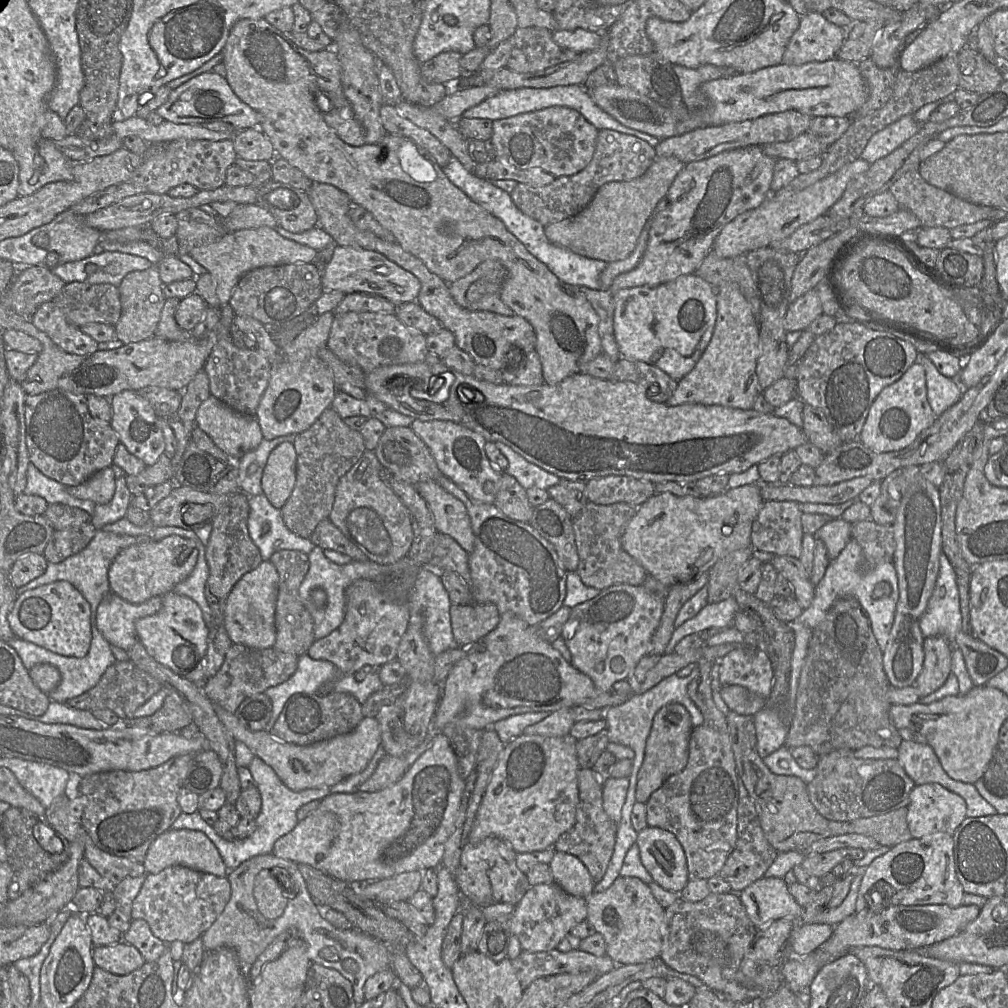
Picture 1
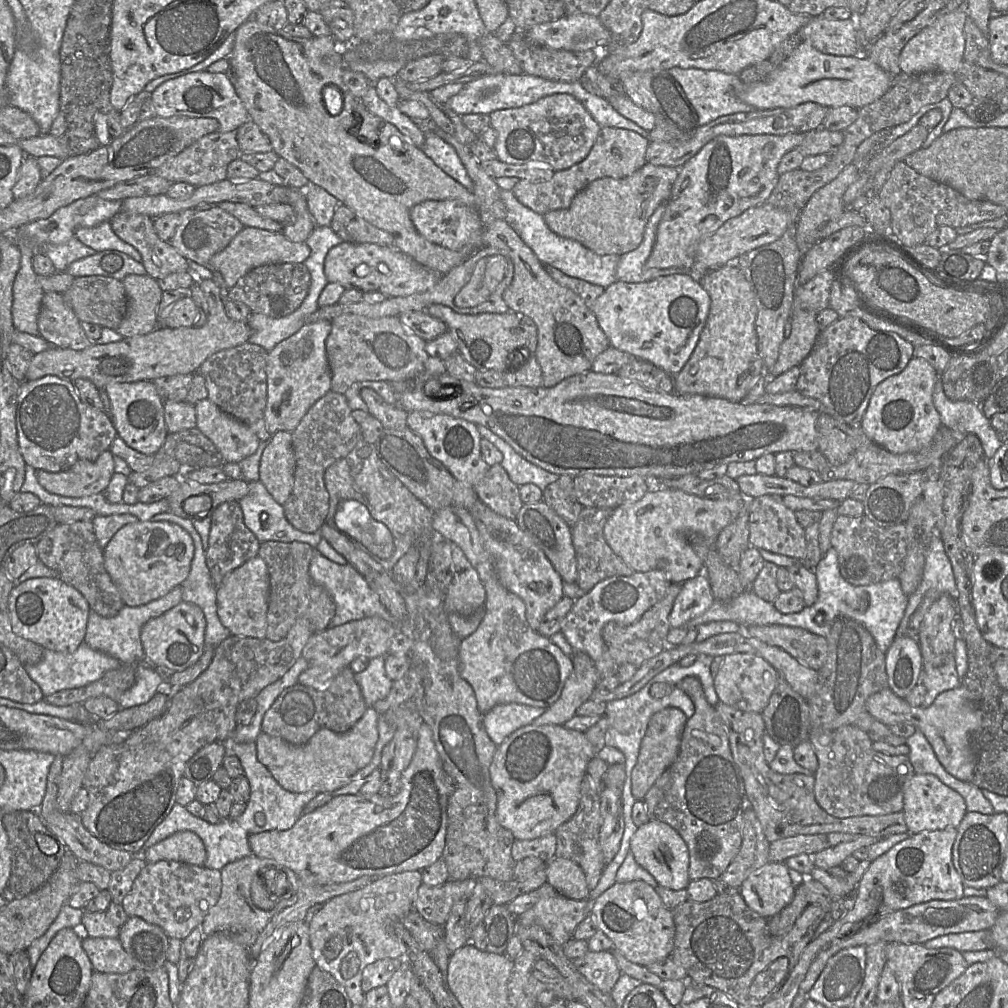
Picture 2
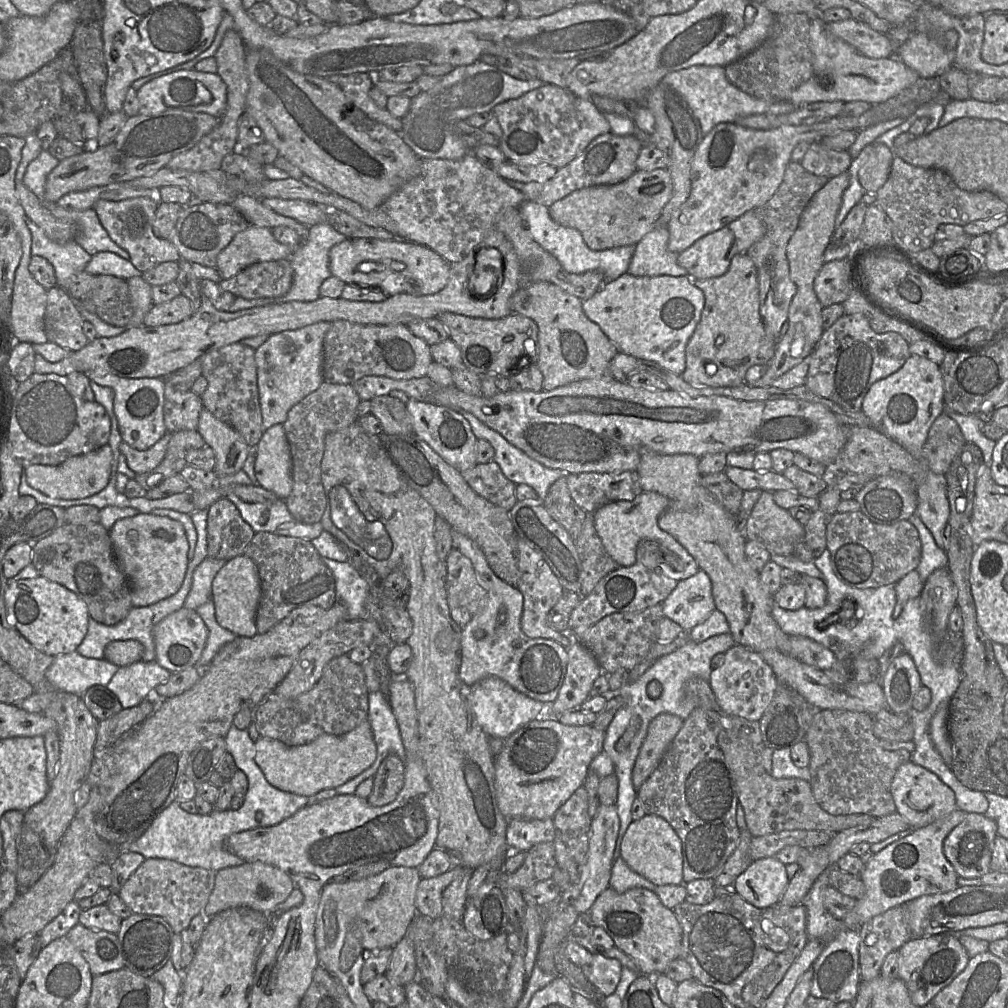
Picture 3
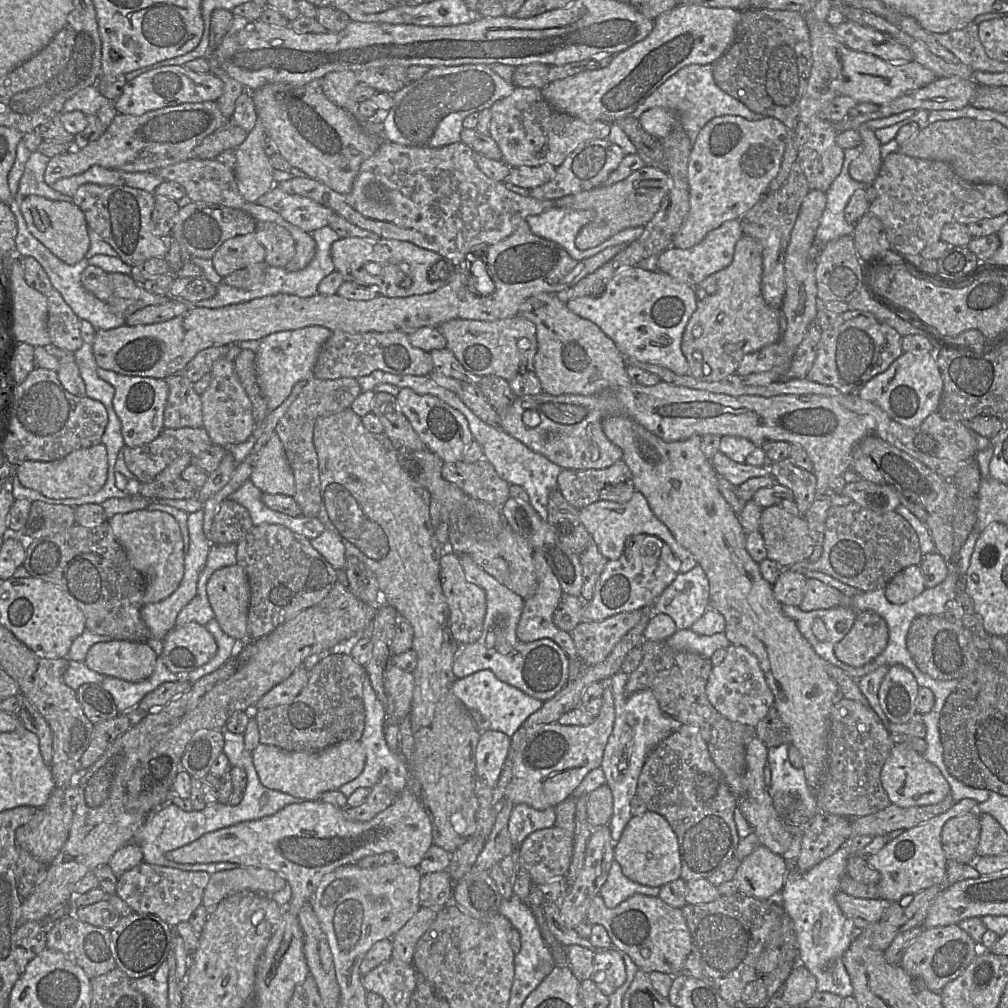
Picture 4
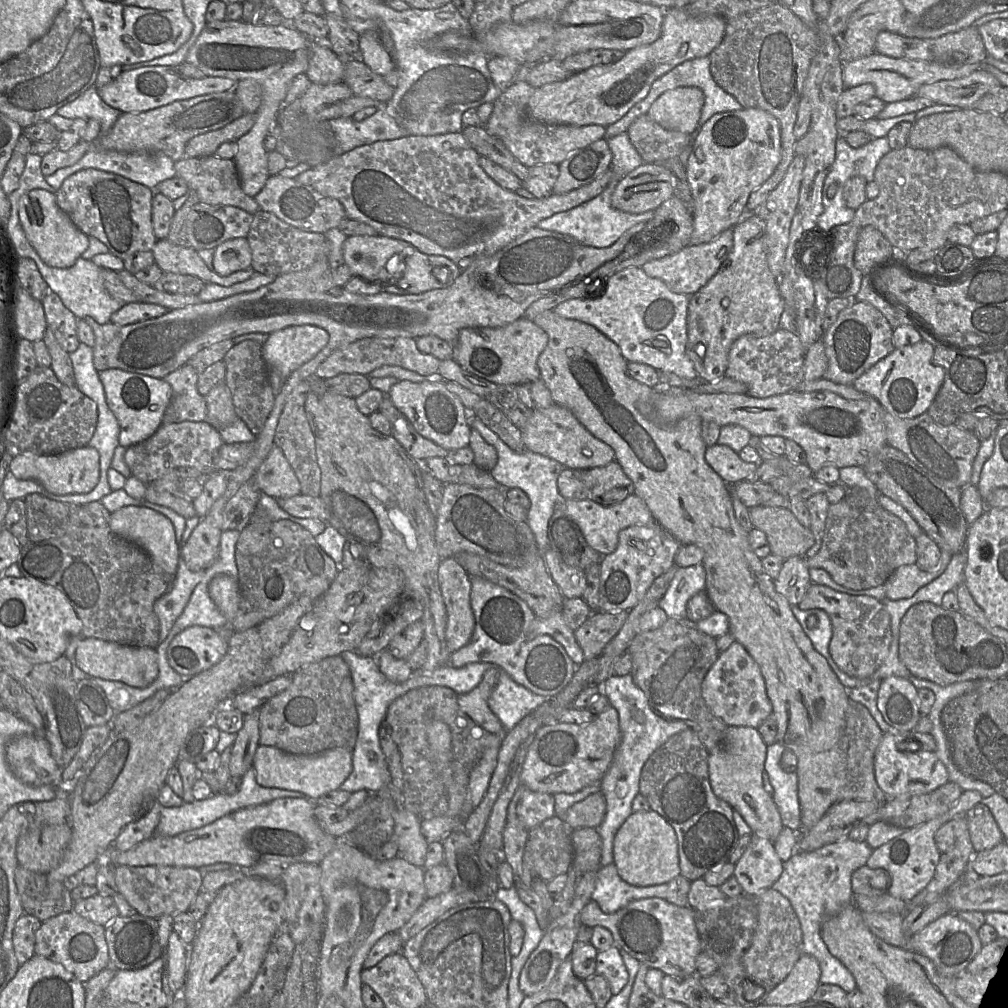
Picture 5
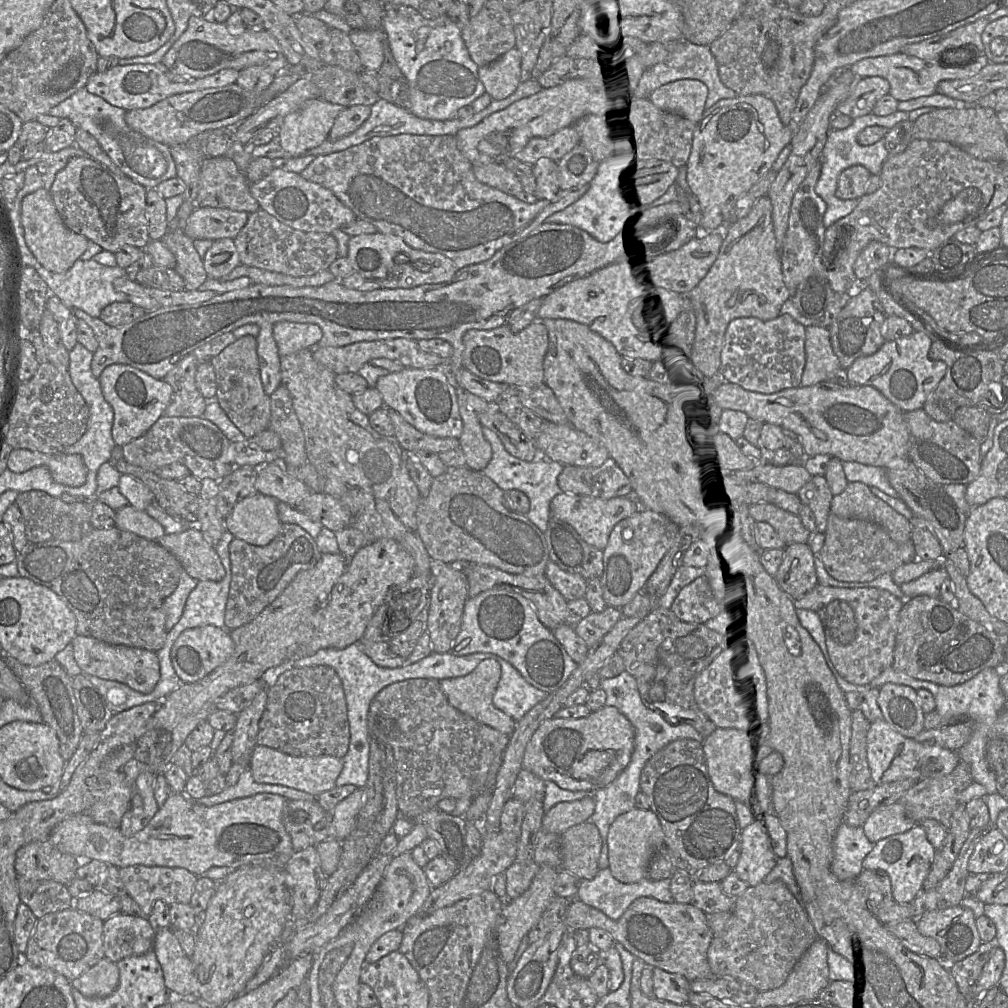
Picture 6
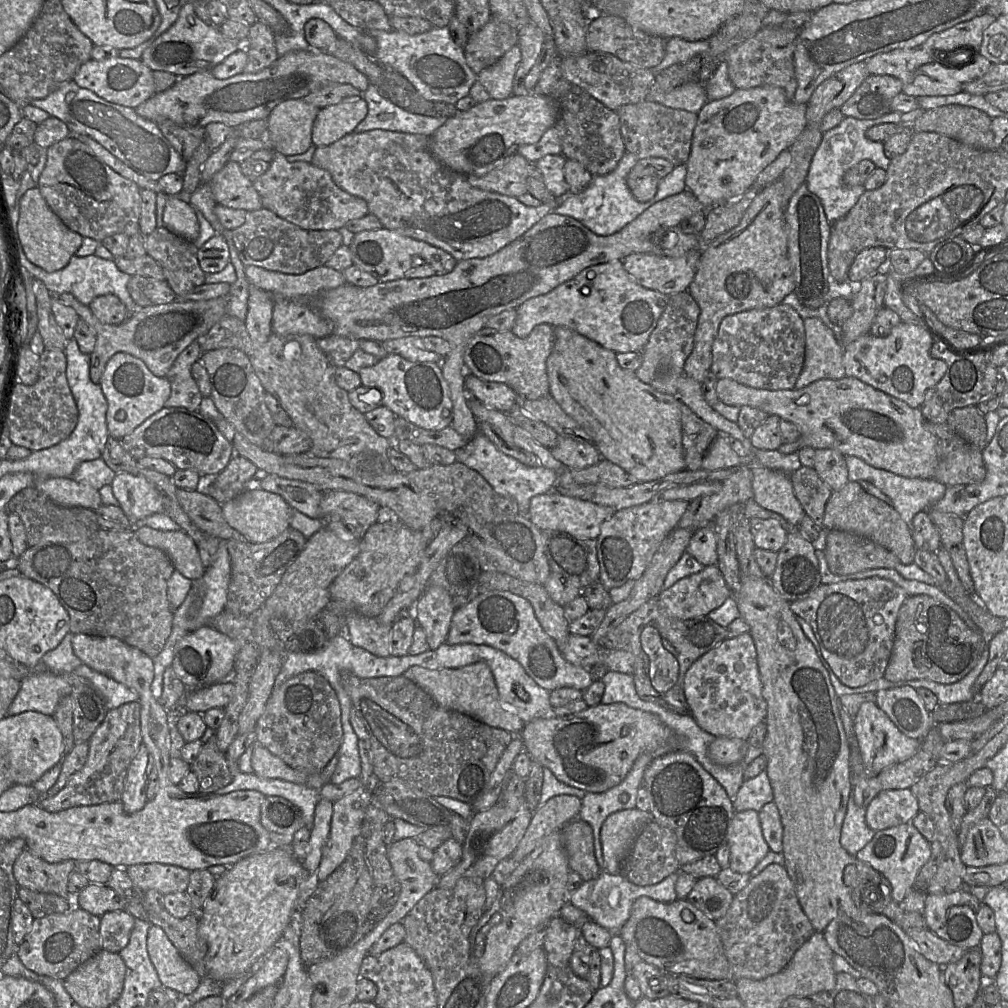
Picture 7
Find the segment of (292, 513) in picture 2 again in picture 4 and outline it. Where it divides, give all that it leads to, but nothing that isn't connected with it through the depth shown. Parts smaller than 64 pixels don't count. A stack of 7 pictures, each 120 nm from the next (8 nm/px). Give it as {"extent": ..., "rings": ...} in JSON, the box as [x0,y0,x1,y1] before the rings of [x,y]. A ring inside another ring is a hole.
{"extent":[275,377,361,517],"rings":[[[311,377],[276,426],[275,432],[283,444],[294,475],[295,494],[293,498],[299,505],[302,516],[317,517],[321,507],[318,457],[313,444],[314,424],[319,417],[327,417],[351,408],[351,404],[361,392],[355,378],[324,380]]]}

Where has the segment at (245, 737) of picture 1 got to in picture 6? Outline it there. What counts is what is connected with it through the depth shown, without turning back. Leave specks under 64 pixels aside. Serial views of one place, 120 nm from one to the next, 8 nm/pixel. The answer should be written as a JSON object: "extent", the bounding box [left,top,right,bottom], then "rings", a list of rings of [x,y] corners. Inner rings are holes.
{"extent":[249,745,342,796],"rings":[[[256,745],[249,762],[254,780],[258,783],[276,784],[308,792],[314,796],[328,791],[336,786],[342,768],[342,758],[334,756],[293,756],[276,749]]]}

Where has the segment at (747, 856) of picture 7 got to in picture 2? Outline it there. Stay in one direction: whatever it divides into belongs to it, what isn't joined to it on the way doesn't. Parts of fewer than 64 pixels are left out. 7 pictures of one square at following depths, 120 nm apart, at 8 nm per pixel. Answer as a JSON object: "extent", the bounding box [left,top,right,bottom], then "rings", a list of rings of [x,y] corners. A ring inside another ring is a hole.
{"extent":[738,861,795,919],"rings":[[[770,861],[752,872],[738,891],[749,908],[769,919],[791,903],[795,887],[788,867]]]}

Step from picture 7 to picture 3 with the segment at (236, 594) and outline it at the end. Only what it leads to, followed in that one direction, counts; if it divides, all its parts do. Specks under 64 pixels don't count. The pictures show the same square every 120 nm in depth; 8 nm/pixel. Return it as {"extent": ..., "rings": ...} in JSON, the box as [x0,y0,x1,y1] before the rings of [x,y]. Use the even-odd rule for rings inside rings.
{"extent":[244,532,338,634],"rings":[[[257,532],[244,555],[256,564],[260,577],[261,596],[256,613],[257,634],[267,633],[297,608],[316,606],[329,609],[338,601],[334,576],[308,540]]]}

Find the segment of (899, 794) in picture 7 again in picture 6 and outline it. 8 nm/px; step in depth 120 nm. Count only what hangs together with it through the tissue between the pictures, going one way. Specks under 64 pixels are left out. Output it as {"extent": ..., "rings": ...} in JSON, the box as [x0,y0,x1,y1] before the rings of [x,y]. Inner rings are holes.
{"extent":[863,800,916,844],"rings":[[[900,800],[877,807],[864,823],[863,829],[866,837],[875,844],[889,836],[906,832],[916,824]]]}

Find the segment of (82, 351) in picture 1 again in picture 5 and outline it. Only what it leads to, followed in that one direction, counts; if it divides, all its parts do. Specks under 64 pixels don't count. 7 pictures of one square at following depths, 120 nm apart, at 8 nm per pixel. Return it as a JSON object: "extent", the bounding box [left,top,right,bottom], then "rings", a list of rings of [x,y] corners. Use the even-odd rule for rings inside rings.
{"extent":[42,291,80,353],"rings":[[[49,291],[42,300],[47,328],[51,329],[56,340],[68,353],[79,347],[80,341],[77,334],[78,318],[64,306],[60,297]]]}

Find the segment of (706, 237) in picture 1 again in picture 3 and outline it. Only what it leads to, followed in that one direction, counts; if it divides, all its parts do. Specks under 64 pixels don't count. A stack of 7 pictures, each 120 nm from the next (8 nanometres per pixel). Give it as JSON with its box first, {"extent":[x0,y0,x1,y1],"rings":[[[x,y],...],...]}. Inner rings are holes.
{"extent":[667,108,878,253],"rings":[[[873,108],[857,117],[837,116],[813,125],[784,125],[771,130],[755,130],[736,123],[716,125],[705,135],[693,156],[690,194],[682,206],[674,212],[667,225],[668,249],[674,253],[681,253],[701,237],[725,227],[745,212],[766,203],[780,186],[786,167],[791,160],[791,153],[799,143],[820,142],[822,138],[841,131],[859,132],[876,124],[878,124],[878,115],[874,113]]]}

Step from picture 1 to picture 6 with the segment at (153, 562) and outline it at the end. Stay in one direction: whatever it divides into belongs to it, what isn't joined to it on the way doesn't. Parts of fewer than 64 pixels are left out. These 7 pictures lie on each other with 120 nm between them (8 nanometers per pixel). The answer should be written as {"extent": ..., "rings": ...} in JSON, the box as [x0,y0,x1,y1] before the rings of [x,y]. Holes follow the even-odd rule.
{"extent":[115,505,165,541],"rings":[[[130,505],[116,511],[115,527],[151,541],[158,541],[165,535],[165,530],[159,522],[146,511],[137,510]]]}

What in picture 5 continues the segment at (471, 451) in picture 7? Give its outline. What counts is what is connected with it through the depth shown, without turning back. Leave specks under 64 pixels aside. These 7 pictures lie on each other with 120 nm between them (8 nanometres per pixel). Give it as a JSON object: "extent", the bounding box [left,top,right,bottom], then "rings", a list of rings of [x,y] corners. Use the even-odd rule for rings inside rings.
{"extent":[469,417,564,554],"rings":[[[477,417],[469,418],[469,426],[471,429],[476,429],[482,438],[496,449],[497,463],[490,470],[490,474],[499,483],[500,487],[503,489],[520,488],[528,496],[530,507],[527,511],[526,522],[535,536],[539,552],[543,554],[549,548],[547,535],[549,519],[554,512],[555,505],[562,499],[558,491],[557,479],[564,466],[554,459],[527,449],[522,452],[512,450]]]}

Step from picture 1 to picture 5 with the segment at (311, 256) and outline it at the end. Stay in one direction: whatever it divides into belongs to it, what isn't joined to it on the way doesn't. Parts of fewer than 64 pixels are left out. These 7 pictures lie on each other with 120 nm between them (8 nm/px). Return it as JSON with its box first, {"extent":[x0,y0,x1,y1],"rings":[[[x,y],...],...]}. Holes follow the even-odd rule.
{"extent":[213,238,252,276],"rings":[[[247,238],[229,239],[214,249],[213,270],[228,276],[240,270],[251,268],[252,253]]]}

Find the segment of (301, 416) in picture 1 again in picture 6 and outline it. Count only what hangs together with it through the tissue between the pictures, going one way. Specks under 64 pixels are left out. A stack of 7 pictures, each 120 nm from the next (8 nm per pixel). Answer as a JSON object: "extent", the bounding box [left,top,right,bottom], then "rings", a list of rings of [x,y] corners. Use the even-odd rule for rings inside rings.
{"extent":[273,321,323,357],"rings":[[[280,321],[273,326],[273,337],[280,357],[303,349],[315,349],[323,332],[317,324]]]}

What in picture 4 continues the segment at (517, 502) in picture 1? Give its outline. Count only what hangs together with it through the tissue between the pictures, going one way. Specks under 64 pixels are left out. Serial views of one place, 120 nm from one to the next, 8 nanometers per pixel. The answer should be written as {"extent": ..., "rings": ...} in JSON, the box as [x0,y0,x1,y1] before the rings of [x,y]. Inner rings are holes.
{"extent":[441,459,511,508],"rings":[[[486,459],[474,463],[444,462],[441,474],[469,497],[494,507],[501,508],[511,498],[510,484],[498,476],[493,465]]]}

